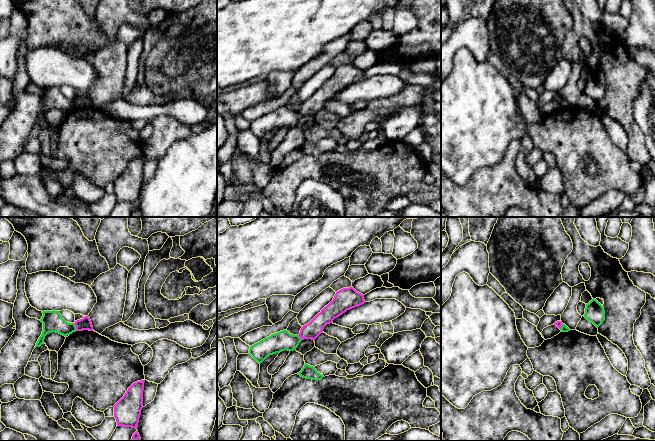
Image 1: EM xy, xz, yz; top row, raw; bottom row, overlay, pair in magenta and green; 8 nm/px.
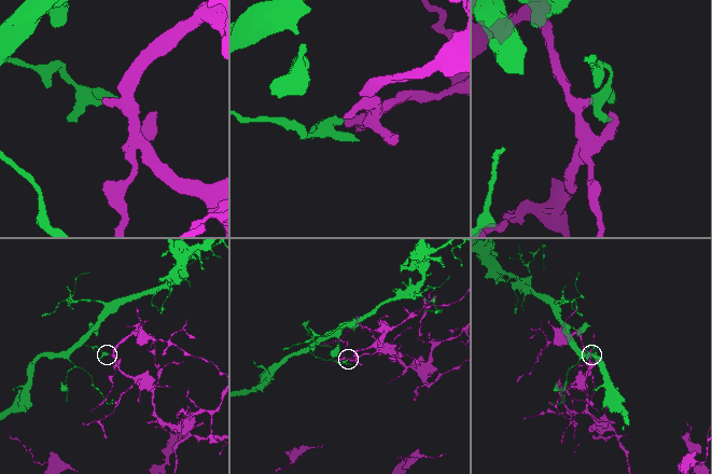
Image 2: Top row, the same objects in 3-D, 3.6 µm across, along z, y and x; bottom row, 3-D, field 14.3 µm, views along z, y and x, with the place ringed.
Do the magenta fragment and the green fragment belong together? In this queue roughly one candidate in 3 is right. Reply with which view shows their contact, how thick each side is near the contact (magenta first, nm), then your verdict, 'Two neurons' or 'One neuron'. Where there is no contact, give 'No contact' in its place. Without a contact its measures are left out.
Touches magenta in xy. Thickness 100 nm (magenta) against 160 nm. Two neurons

